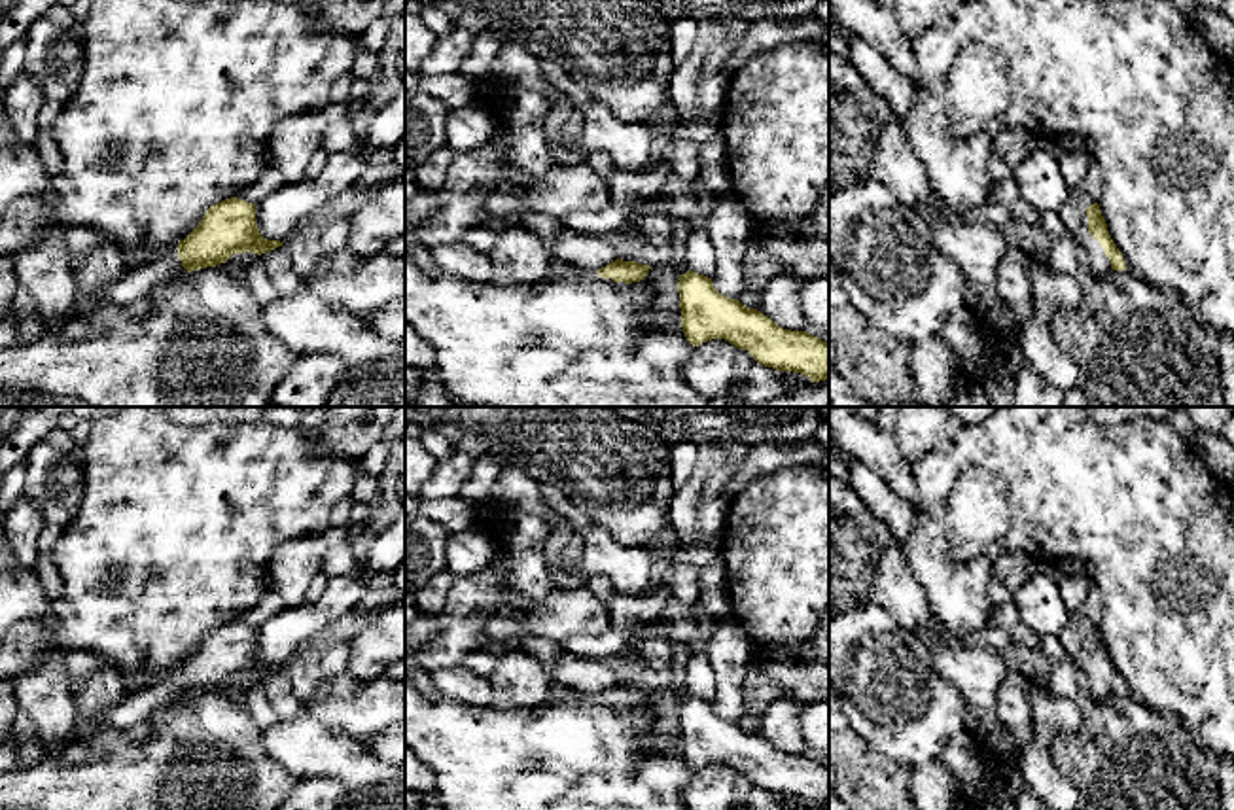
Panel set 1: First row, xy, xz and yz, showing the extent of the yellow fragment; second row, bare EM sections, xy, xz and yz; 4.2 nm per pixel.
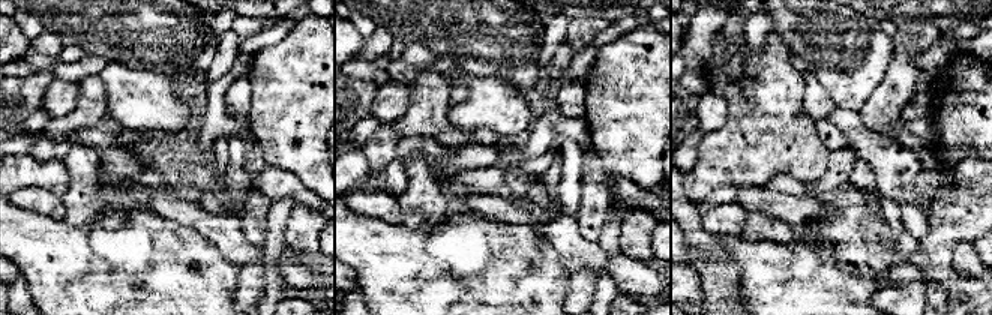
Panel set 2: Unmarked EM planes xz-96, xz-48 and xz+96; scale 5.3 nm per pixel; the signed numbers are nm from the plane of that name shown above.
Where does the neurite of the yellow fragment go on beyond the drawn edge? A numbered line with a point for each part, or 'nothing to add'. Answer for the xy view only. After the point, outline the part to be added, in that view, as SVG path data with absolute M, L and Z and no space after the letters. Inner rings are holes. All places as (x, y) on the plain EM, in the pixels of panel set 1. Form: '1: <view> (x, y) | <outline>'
1: xy (152, 695) | M170 672L161 674L161 676L165 676L167 679L157 681L153 678L153 679L144 681L136 691L127 695L121 702L108 706L95 719L91 721L78 719L78 727L76 727L78 738L85 740L106 729L129 729L148 719L155 712L187 696L182 691L180 681L174 679Z

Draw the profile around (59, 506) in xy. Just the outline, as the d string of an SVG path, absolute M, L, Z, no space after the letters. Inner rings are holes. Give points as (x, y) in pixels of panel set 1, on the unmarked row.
M38 441L25 456L23 496L42 509L44 522L64 526L83 494L81 467L72 466L57 445Z

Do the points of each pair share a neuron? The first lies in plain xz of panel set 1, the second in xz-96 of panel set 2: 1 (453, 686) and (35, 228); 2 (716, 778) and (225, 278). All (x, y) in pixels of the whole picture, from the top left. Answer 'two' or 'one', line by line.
1: two
2: two

